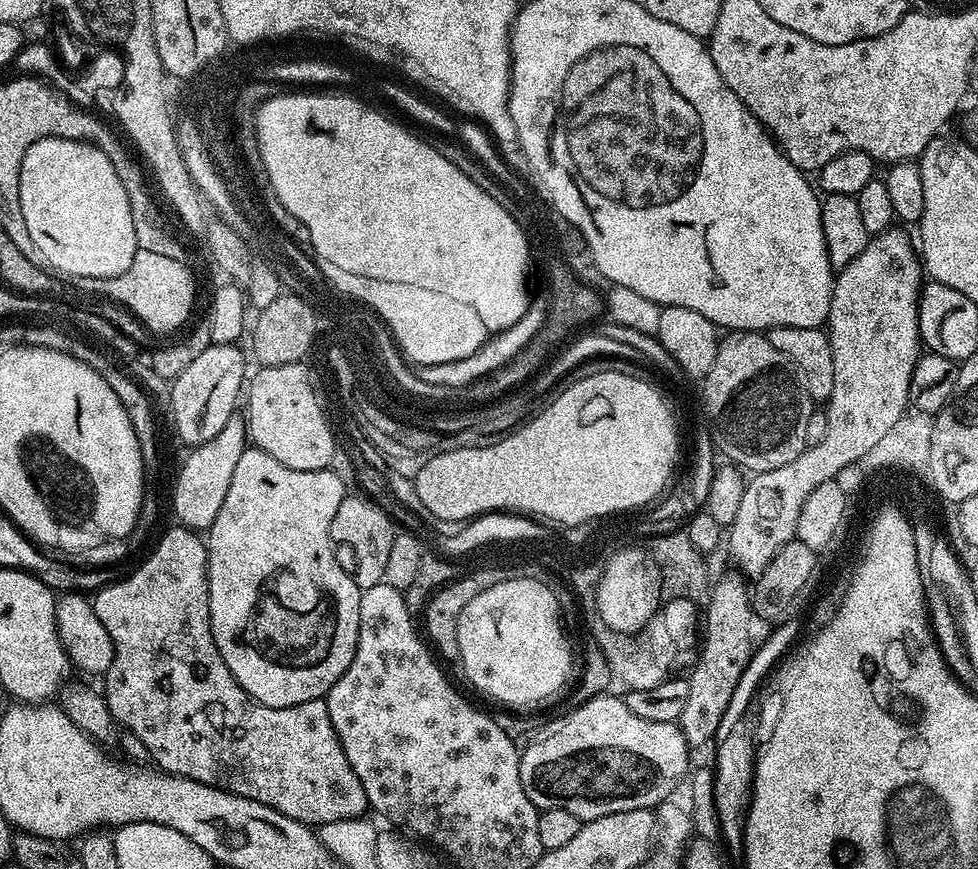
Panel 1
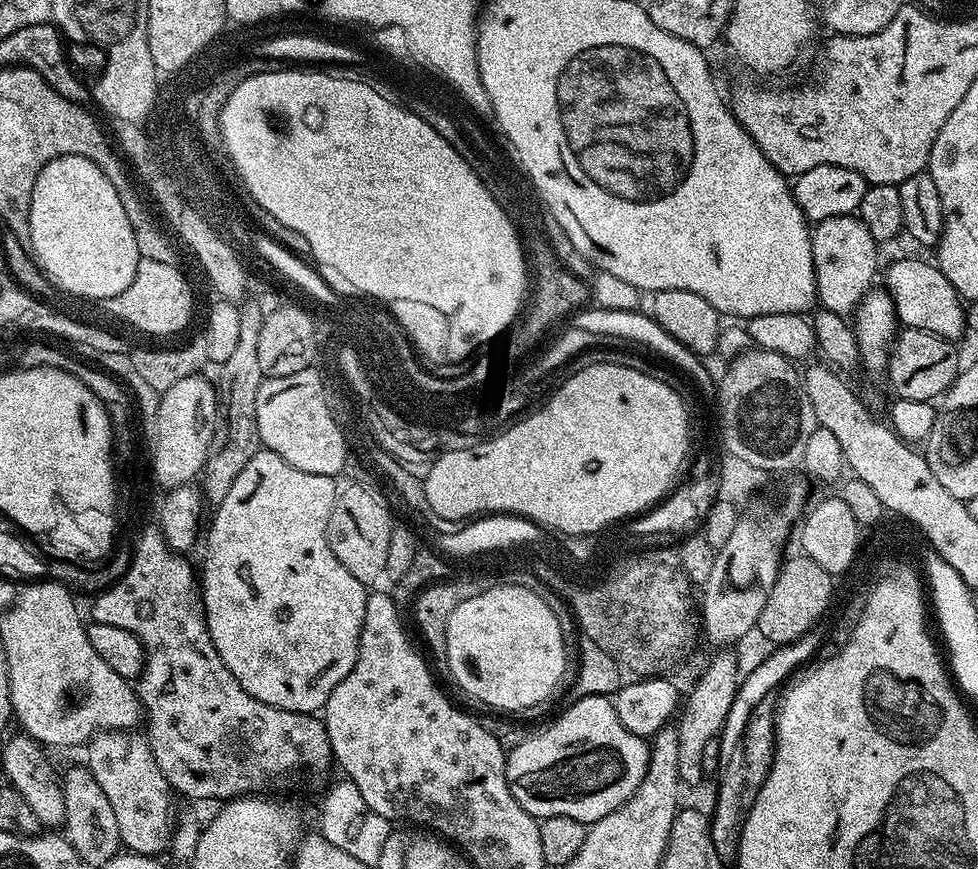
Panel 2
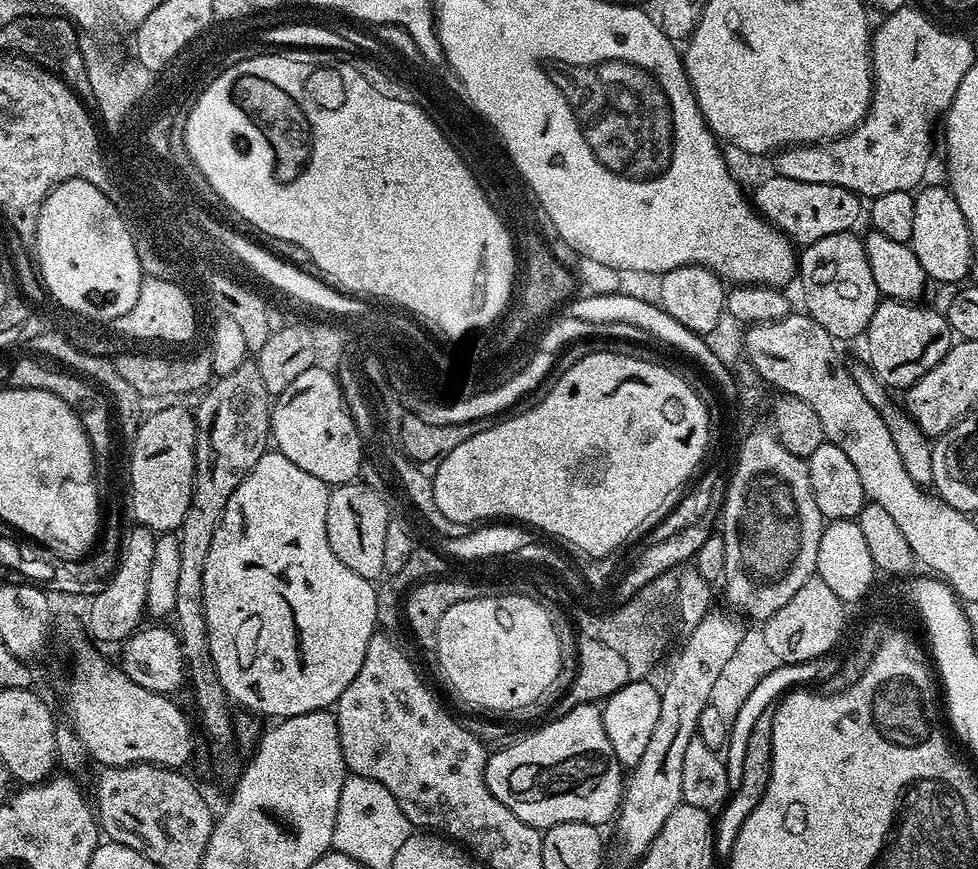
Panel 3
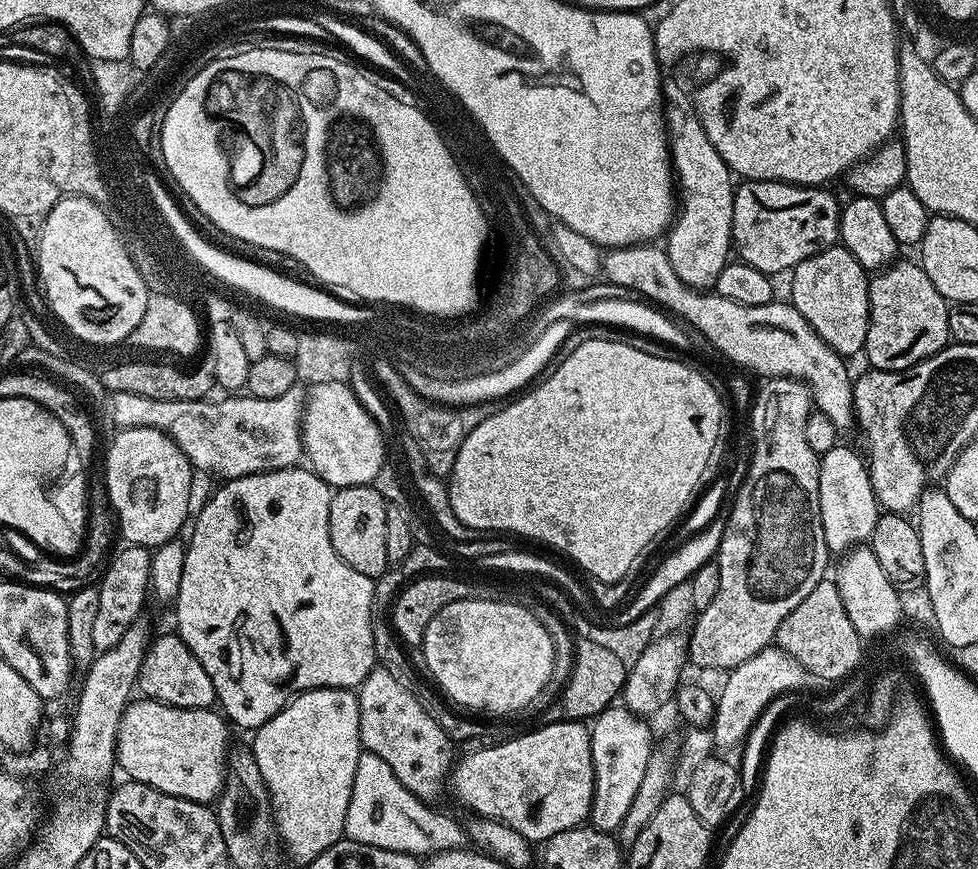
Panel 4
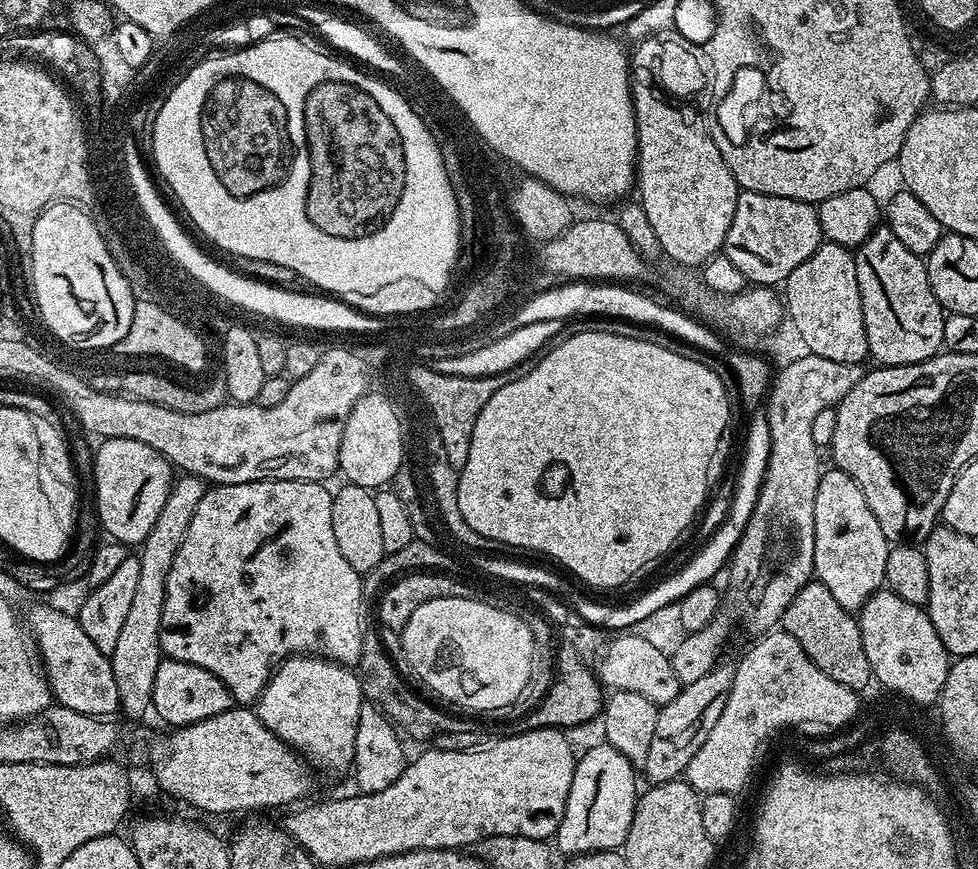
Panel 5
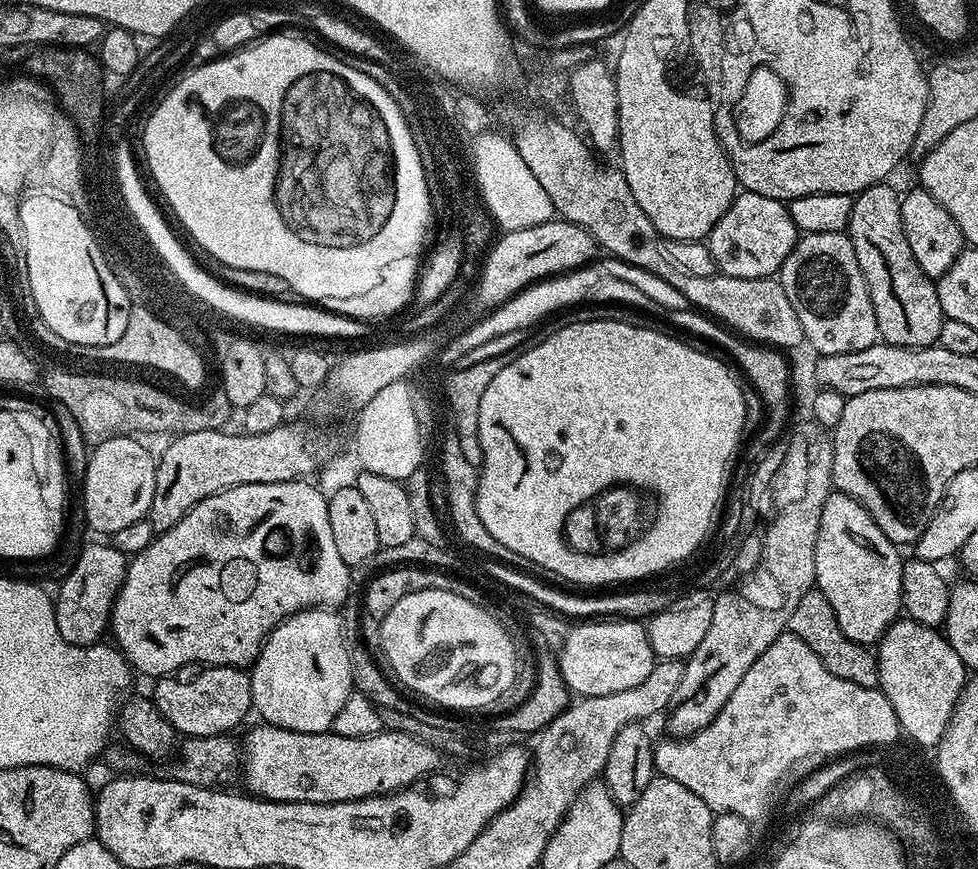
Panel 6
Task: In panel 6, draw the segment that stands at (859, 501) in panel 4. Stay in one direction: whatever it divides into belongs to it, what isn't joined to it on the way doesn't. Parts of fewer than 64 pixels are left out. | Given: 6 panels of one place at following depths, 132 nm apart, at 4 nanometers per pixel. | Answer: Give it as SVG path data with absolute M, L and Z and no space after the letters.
M832 491L826 498L826 506L822 506L822 518L818 526L818 546L814 554L816 567L815 587L824 595L826 602L834 606L834 614L838 618L838 626L842 626L842 634L854 642L865 646L875 645L884 637L885 630L893 624L902 612L902 570L904 560L900 556L901 549L878 530L874 518L854 498L845 492Z

